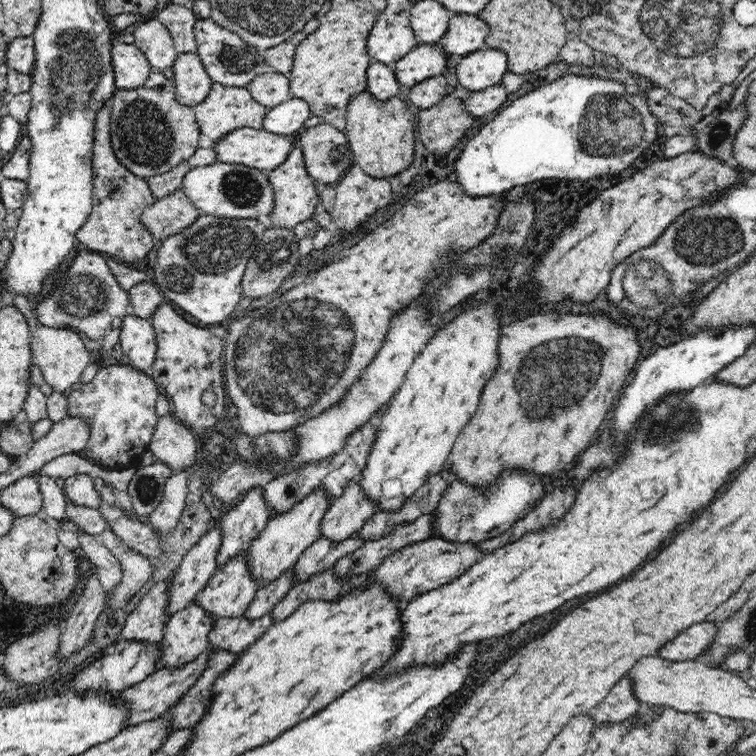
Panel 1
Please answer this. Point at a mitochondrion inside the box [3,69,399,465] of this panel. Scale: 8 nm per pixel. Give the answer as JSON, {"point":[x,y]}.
{"point":[315,338]}

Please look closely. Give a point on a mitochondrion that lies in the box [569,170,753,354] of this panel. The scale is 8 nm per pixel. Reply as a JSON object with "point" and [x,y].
{"point":[702,241]}

